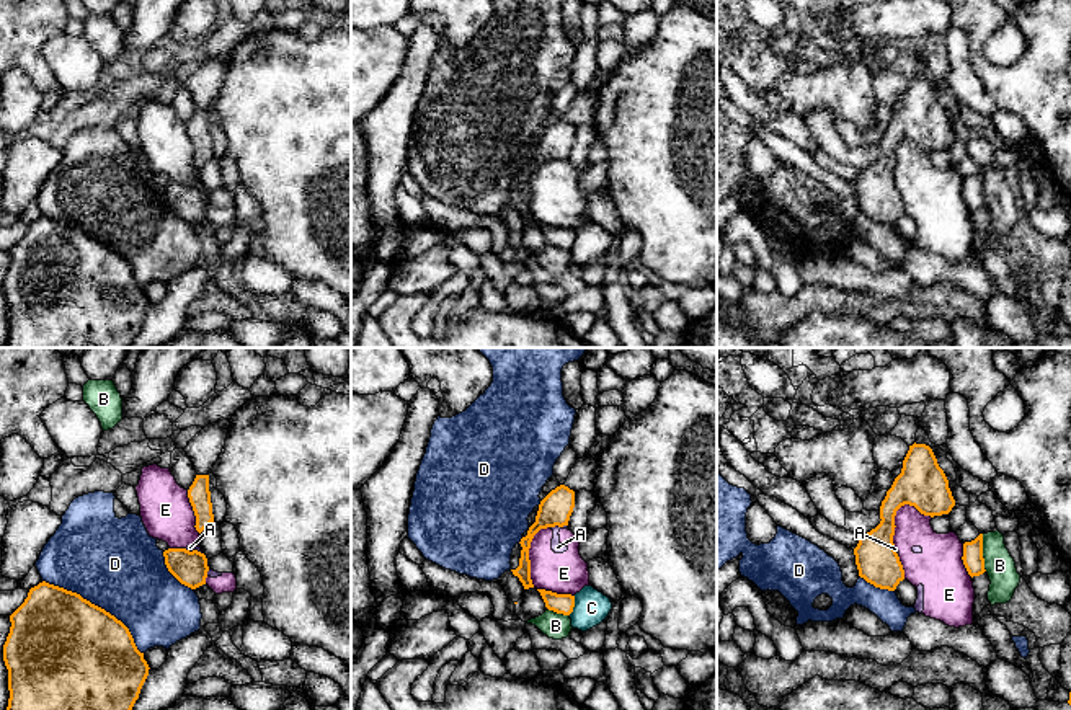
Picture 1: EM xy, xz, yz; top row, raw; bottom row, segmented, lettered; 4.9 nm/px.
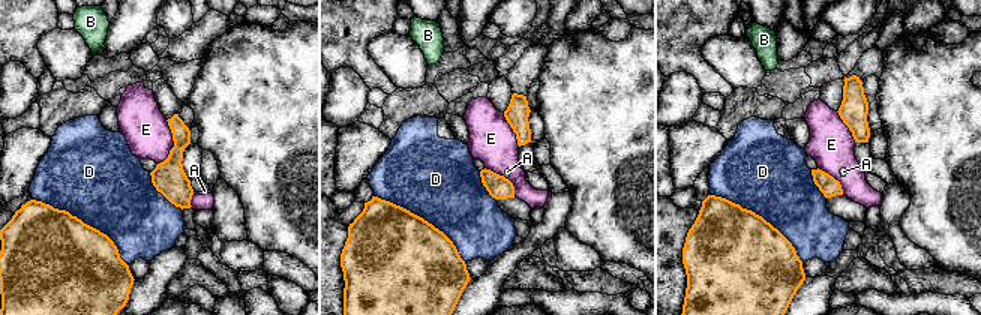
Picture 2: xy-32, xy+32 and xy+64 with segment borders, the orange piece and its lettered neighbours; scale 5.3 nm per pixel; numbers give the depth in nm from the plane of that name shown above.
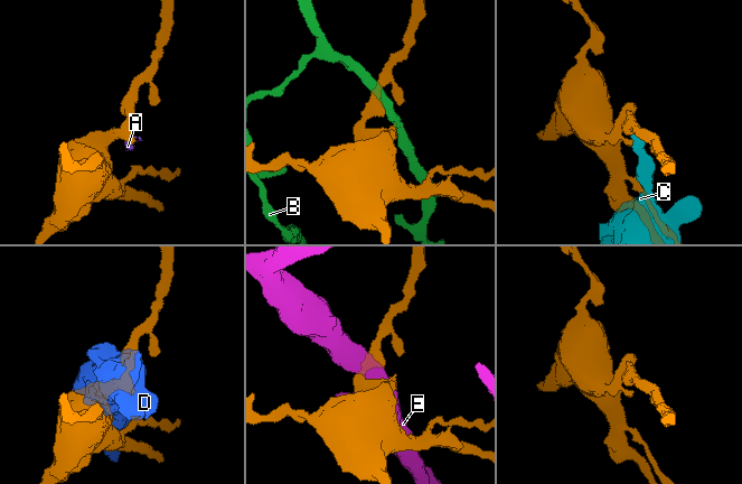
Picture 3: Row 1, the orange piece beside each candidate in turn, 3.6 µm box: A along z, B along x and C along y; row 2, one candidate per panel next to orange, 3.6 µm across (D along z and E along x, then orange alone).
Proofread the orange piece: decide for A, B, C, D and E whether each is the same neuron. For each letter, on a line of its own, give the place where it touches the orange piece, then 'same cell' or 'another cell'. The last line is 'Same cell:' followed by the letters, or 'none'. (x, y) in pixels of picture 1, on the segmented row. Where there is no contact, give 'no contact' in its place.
A: meets orange in xz at (559, 526); another cell
B: meets orange in yz at (982, 552); another cell
C: meets orange in xz at (573, 606); another cell
D: meets orange in xy at (97, 606); another cell
E: meets orange in yz at (895, 513); another cell
Same cell: none

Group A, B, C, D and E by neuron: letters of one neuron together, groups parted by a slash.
A E / B / C / D

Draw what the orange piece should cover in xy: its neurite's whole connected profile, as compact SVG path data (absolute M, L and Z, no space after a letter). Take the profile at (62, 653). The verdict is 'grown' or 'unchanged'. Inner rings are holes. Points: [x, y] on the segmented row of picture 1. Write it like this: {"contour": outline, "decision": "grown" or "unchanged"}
{"contour": "M42 581L10 622L7 710L132 710L150 668L114 615Z", "decision": "unchanged"}

